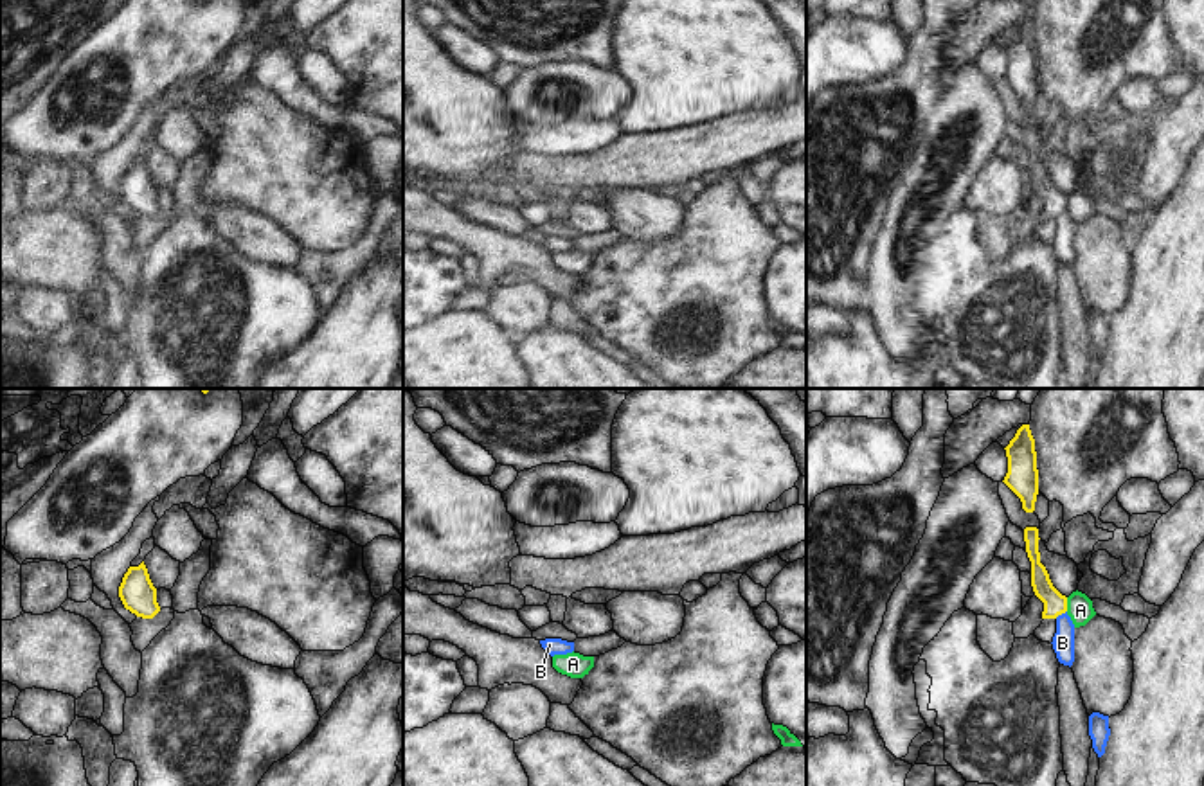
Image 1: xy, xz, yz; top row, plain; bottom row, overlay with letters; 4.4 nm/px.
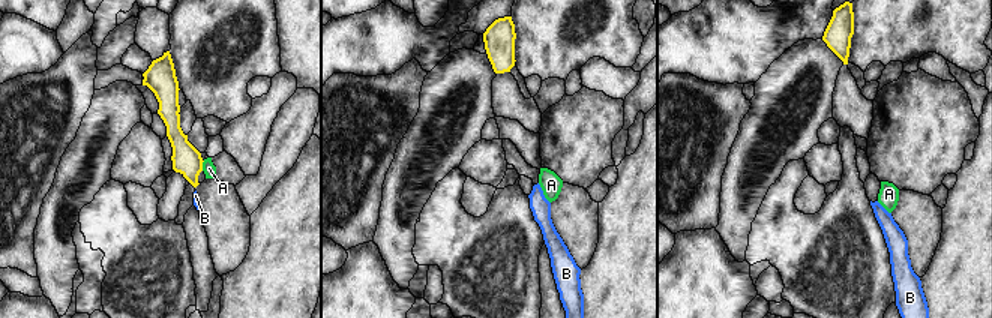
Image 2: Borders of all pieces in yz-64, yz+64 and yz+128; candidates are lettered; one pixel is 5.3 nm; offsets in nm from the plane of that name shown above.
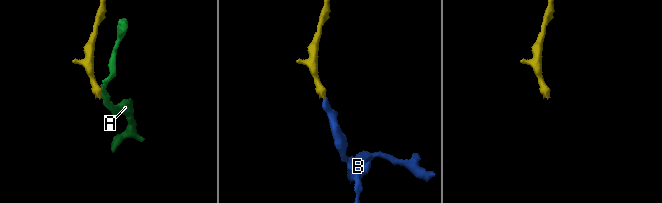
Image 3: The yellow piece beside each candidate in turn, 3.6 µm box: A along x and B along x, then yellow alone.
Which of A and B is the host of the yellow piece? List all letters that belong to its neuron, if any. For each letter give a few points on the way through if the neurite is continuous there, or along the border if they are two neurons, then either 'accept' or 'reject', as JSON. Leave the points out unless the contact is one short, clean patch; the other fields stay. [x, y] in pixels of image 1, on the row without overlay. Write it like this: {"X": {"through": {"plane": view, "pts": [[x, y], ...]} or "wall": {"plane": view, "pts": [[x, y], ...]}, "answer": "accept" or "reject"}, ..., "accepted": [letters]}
{"A": {"wall": {"plane": "yz", "pts": [[1066, 195], [1068, 207]]}, "answer": "reject"}, "B": {"through": {"plane": "yz", "pts": [[1055, 200], [1060, 211], [1062, 240]]}, "answer": "accept"}, "accepted": ["B"]}

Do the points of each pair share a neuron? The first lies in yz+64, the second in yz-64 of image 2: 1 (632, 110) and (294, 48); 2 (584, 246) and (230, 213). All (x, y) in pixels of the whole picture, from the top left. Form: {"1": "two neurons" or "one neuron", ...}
{"1": "two neurons", "2": "one neuron"}

